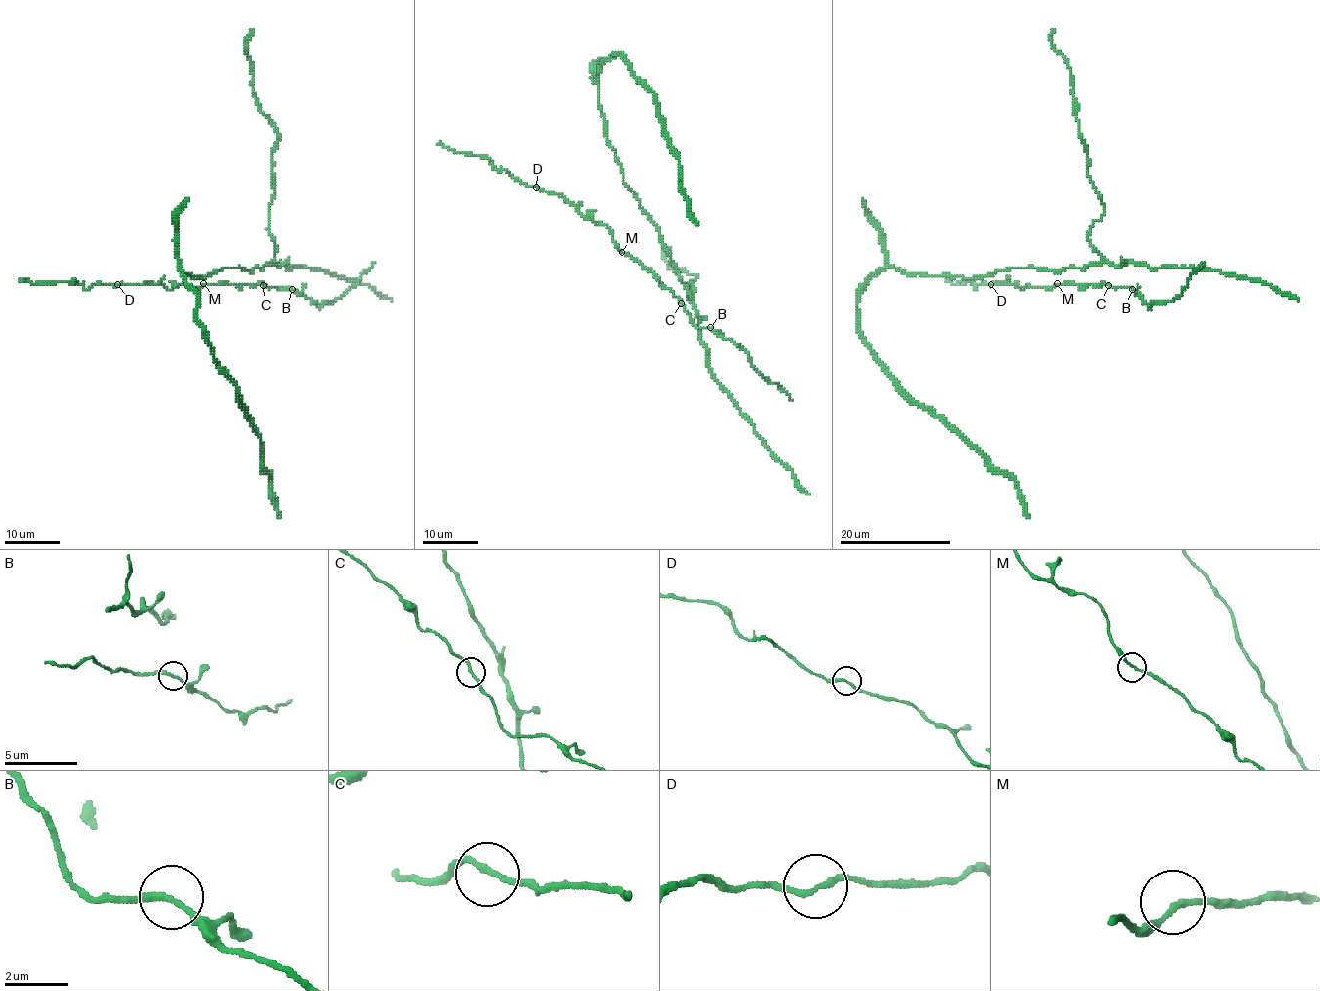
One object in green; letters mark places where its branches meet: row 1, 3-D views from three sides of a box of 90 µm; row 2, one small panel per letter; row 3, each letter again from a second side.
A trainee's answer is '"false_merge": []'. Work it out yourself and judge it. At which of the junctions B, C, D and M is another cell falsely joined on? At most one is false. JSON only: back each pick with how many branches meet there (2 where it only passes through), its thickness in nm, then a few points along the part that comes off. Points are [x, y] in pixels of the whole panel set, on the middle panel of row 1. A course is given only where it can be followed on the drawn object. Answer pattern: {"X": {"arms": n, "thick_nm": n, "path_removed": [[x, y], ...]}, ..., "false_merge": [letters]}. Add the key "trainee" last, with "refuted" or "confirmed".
{"false_merge": [], "trainee": "confirmed"}

